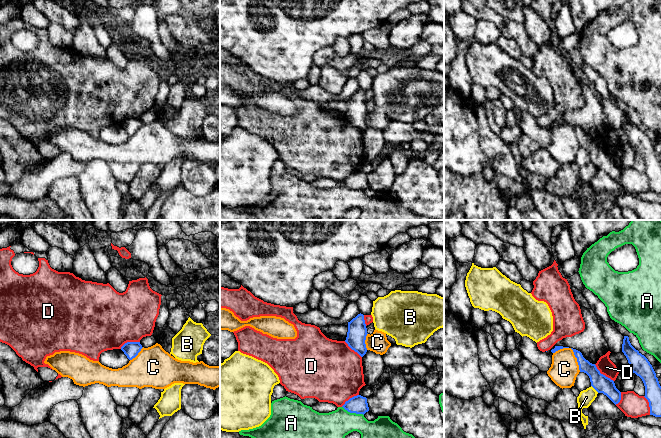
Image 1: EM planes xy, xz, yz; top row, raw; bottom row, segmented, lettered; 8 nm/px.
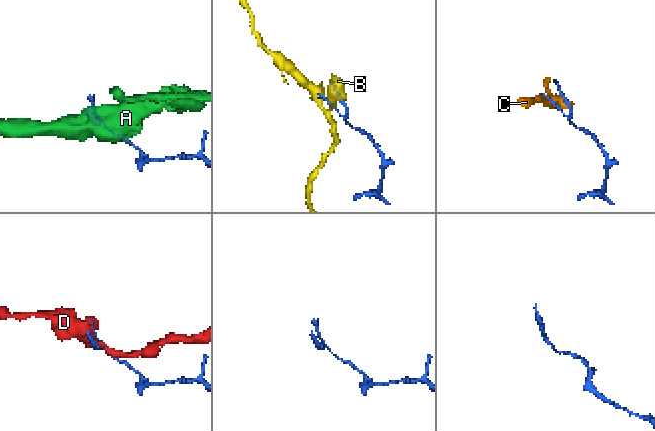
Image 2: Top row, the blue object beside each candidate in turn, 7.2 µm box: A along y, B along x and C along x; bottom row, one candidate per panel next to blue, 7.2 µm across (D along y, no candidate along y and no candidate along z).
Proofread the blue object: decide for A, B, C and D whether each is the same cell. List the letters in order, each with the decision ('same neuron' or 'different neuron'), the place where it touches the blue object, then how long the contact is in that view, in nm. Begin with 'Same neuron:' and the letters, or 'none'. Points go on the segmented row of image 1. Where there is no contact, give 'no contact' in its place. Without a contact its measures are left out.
Same neuron: none
A: different neuron; meets blue in xz at (353, 412); contact 190 nm long
B: different neuron; meets blue in yz at (595, 389); contact 90 nm long
C: different neuron; meets blue in yz at (577, 360); contact 200 nm long
D: different neuron; meets blue in yz at (602, 374); contact 220 nm long

